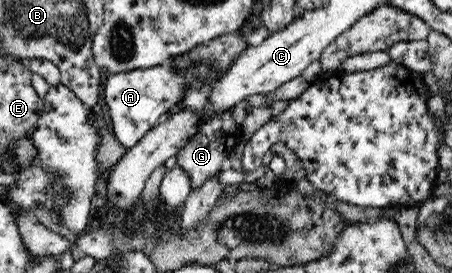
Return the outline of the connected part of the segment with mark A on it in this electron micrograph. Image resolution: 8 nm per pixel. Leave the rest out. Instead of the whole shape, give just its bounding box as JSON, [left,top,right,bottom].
[104,64,210,148]

